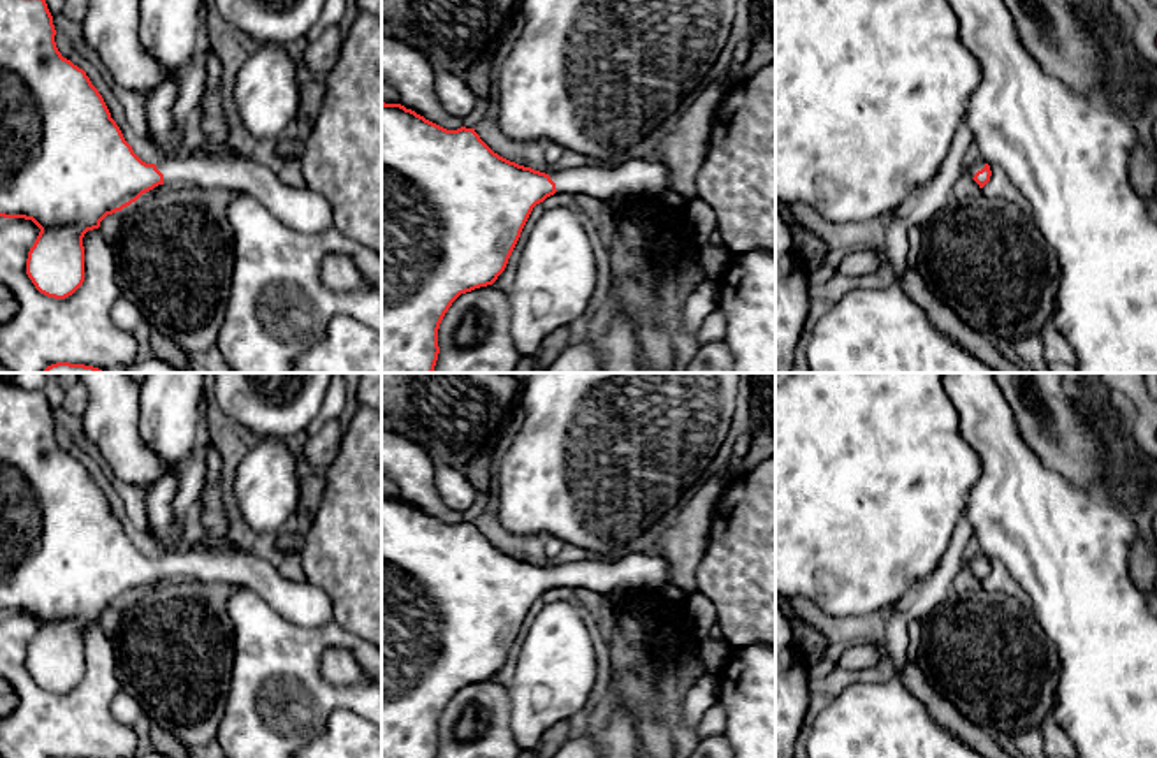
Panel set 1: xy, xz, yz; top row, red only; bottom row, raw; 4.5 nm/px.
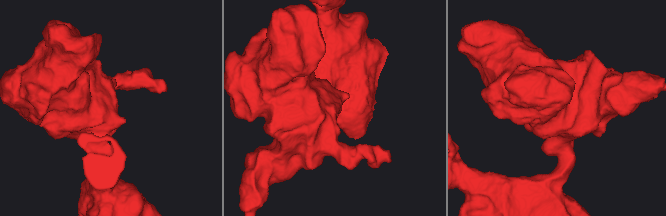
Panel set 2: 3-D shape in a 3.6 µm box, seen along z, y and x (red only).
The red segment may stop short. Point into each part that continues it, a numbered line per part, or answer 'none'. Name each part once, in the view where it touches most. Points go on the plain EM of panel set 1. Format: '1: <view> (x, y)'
1: xy (303, 604)

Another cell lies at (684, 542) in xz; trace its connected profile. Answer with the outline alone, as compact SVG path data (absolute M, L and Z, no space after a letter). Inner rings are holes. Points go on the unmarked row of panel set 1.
M735 468L700 484L691 499L677 507L673 522L654 545L656 554L670 559L673 582L688 594L696 591L696 572L710 542L714 512L733 475Z

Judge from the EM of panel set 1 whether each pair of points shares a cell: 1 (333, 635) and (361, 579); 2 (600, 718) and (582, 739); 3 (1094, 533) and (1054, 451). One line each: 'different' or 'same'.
1: different
2: same
3: different

